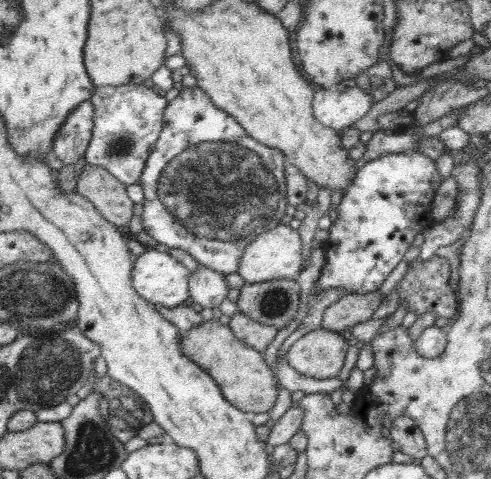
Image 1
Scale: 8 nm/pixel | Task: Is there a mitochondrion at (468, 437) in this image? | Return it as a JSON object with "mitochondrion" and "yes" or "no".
{"mitochondrion":"yes"}

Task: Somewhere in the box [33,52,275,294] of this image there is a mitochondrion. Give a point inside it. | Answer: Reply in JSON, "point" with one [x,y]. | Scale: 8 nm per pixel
{"point":[122,146]}

